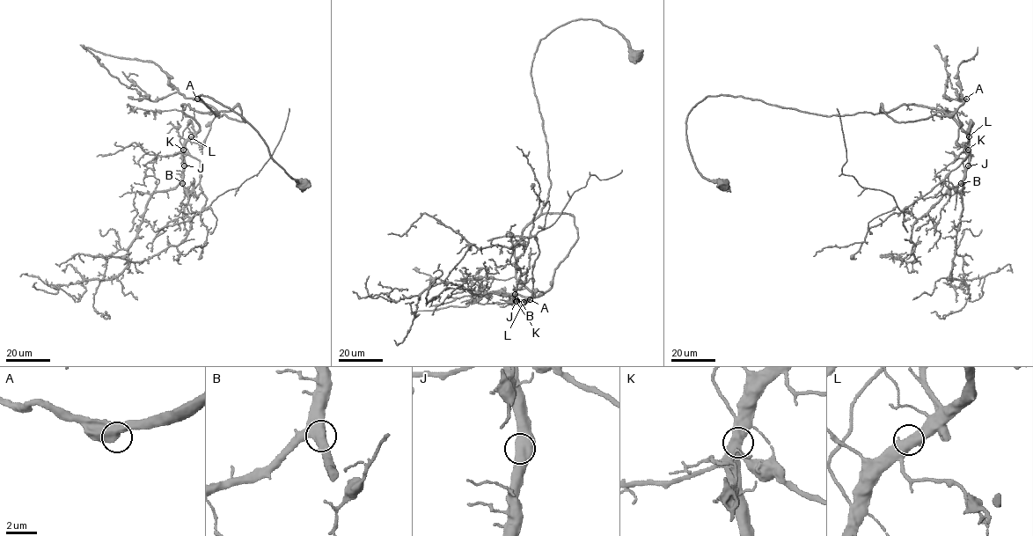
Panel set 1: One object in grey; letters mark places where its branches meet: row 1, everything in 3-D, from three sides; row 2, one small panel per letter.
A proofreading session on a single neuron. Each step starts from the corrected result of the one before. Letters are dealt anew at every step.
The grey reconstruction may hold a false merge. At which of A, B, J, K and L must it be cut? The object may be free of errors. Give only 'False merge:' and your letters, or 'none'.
False merge: K

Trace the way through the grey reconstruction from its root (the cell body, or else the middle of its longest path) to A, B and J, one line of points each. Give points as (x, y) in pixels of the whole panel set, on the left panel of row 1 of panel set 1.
A: (305, 184), (242, 117), (199, 96), (216, 116), (208, 113), (238, 105), (245, 121), (197, 99)
B: (305, 184), (273, 158), (242, 117), (201, 95), (217, 114), (181, 106), (199, 127), (184, 145), (182, 183)
J: (305, 184), (273, 158), (242, 117), (201, 95), (217, 114), (181, 106), (199, 127), (184, 145), (184, 165)

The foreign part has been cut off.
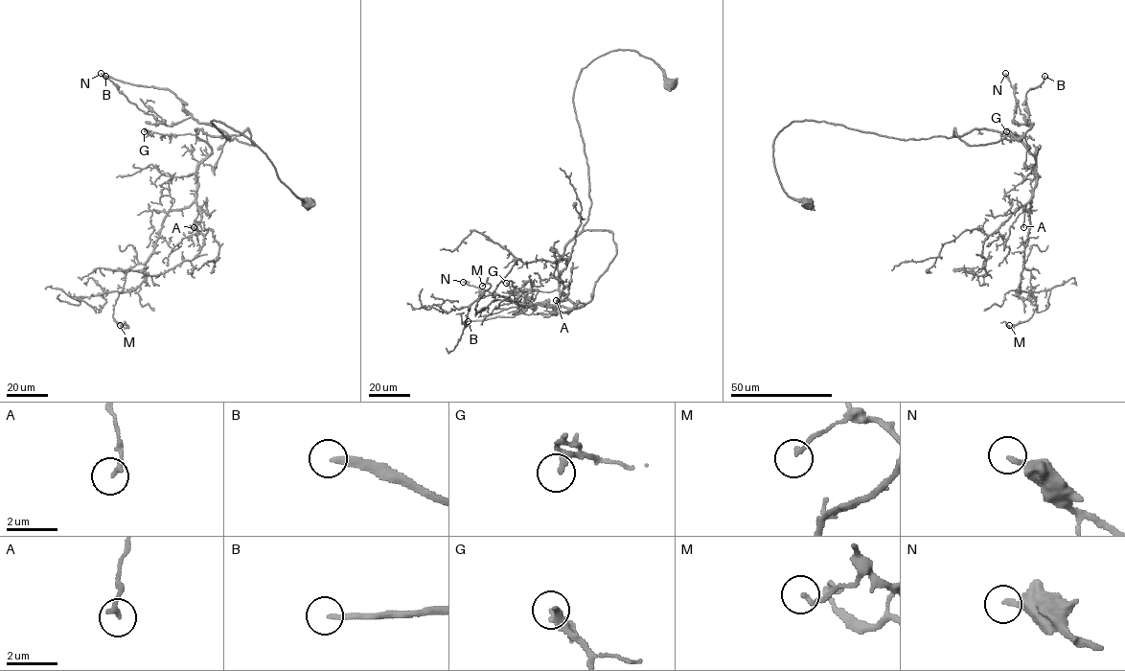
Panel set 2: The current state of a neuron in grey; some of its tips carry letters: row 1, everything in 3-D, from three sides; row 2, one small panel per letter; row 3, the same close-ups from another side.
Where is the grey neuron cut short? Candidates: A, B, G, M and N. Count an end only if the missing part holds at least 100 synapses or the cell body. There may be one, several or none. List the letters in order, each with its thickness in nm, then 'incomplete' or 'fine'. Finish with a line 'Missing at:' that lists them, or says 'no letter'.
A: 170 nm | fine
B: 240 nm | incomplete
G: 140 nm | fine
M: 170 nm | fine
N: 240 nm | fine
Missing at: B

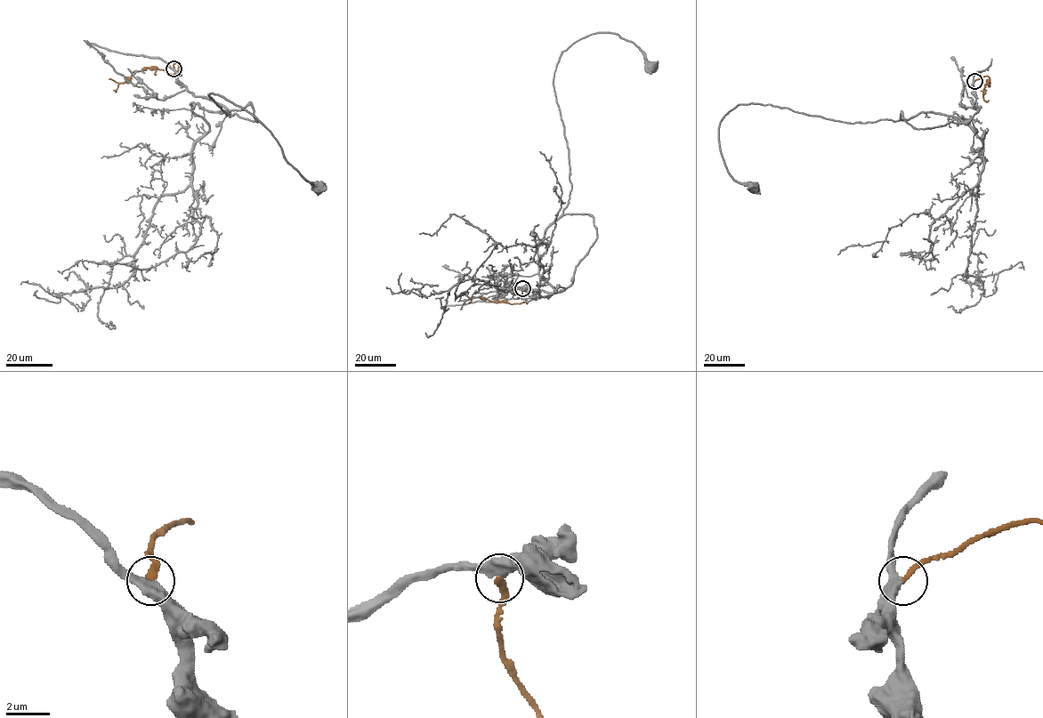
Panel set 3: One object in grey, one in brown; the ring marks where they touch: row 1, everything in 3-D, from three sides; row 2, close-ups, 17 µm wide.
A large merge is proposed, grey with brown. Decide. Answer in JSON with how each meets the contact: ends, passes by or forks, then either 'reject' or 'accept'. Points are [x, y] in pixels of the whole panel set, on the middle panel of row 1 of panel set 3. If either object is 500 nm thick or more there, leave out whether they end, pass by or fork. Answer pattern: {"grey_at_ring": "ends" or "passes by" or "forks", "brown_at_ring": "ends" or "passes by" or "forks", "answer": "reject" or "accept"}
{"grey_at_ring": "passes by", "brown_at_ring": "ends", "answer": "accept"}

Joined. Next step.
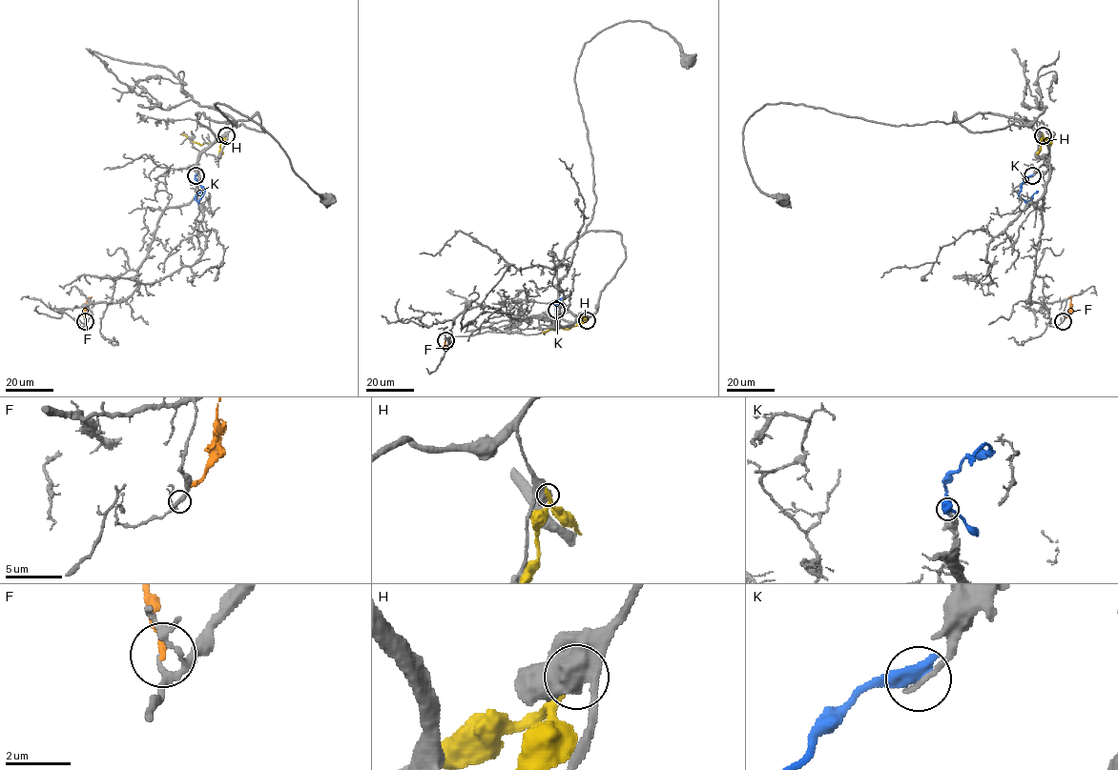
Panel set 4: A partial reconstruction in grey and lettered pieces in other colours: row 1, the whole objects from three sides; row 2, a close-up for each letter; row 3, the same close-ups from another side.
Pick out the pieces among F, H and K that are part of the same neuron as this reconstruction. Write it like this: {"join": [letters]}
{"join": []}

